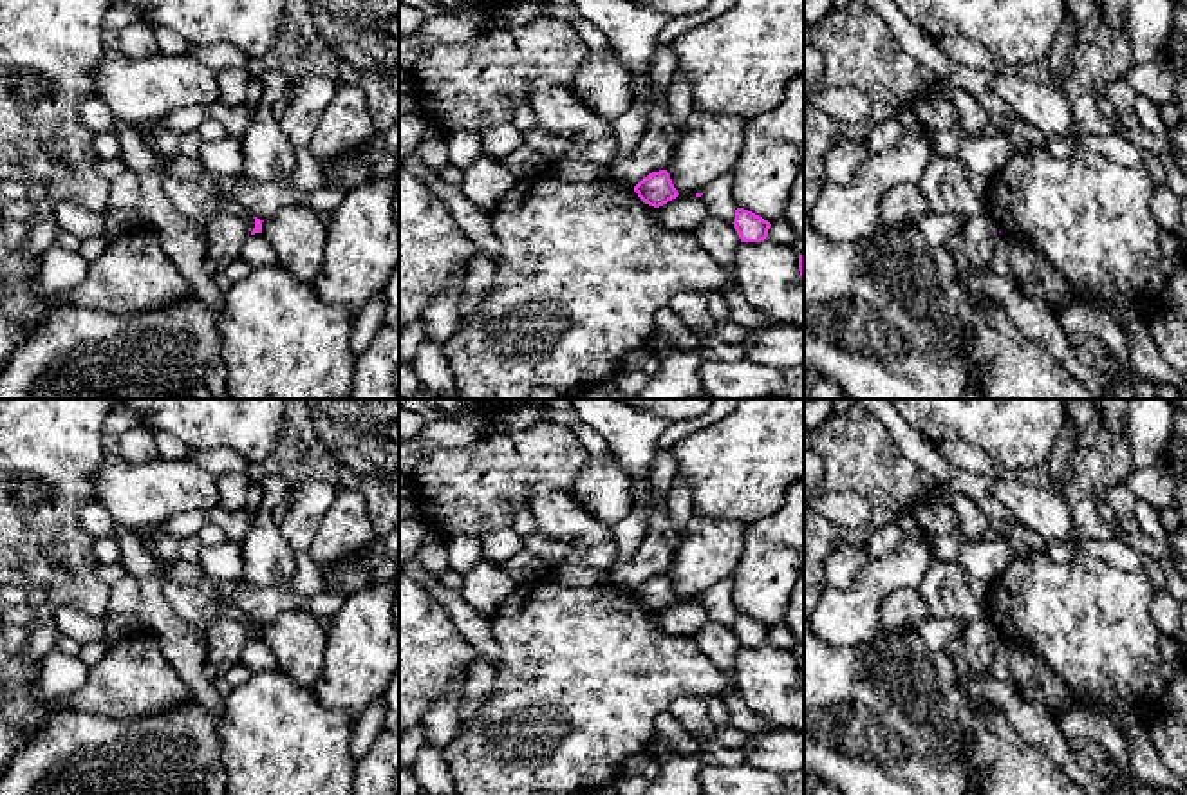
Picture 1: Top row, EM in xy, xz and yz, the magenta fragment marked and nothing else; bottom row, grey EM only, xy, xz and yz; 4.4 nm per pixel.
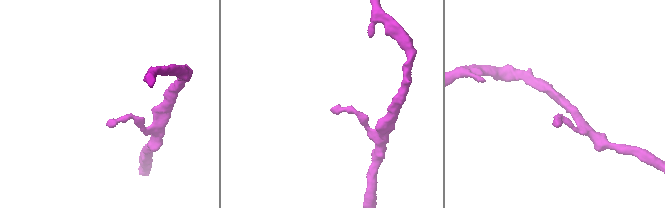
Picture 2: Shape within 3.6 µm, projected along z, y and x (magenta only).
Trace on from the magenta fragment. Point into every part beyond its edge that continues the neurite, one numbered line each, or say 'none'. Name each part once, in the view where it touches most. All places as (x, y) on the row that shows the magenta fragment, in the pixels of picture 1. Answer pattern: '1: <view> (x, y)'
none

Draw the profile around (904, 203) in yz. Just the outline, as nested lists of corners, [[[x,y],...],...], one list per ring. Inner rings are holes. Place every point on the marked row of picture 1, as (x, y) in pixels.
[[[902,182],[880,199],[880,219],[883,226],[916,222],[929,213],[918,184]]]

